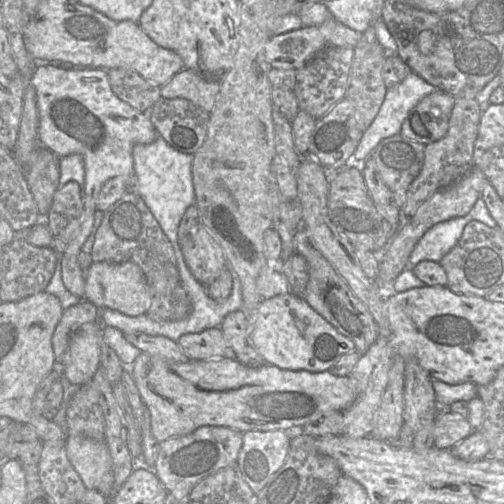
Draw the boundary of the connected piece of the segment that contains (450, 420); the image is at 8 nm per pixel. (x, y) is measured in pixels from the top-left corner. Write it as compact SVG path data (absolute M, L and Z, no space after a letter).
M447 411L441 412L433 423L433 447L450 449L474 432L467 418Z

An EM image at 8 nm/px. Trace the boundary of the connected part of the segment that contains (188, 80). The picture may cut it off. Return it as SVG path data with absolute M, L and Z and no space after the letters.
M183 68L161 86L163 99L185 98L207 112L212 111L219 94L219 81L203 78Z

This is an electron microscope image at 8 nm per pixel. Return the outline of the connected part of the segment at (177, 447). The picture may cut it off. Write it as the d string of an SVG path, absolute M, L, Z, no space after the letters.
M204 426L190 434L160 442L152 470L168 494L182 497L202 479L235 464L243 444L243 433L227 427Z

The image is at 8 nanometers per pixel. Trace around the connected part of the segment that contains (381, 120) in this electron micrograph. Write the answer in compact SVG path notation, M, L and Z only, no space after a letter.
M412 71L401 82L388 89L378 114L359 140L351 165L360 165L382 140L398 135L409 112L425 96L437 90Z

